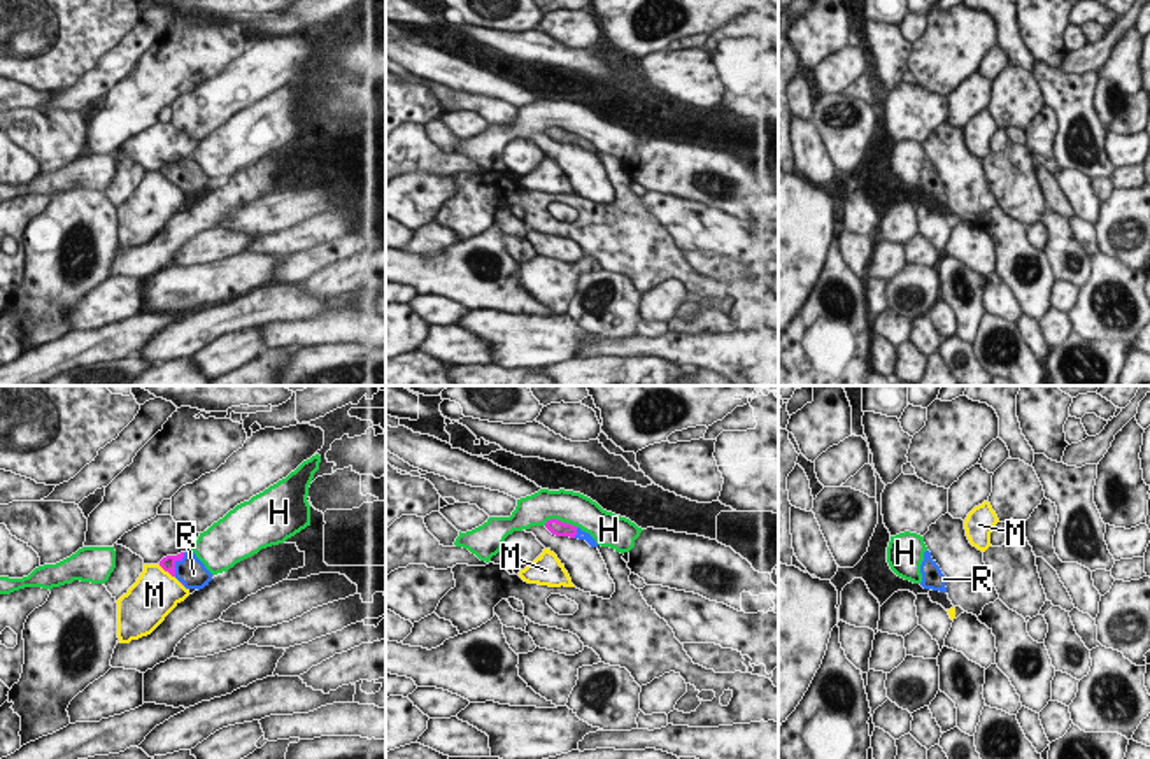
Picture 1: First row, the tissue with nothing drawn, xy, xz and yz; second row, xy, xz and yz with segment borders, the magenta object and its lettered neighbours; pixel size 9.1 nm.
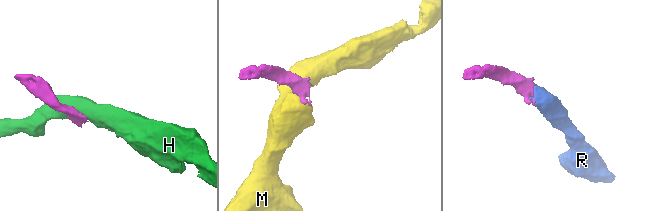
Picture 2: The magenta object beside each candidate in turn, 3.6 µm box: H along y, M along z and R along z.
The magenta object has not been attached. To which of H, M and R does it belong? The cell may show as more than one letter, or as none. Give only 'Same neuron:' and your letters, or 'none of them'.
Same neuron: R.

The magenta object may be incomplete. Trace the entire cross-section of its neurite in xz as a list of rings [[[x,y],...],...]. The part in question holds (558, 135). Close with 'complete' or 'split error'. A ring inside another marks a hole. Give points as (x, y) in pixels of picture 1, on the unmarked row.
[[[550,126],[545,130],[545,135],[556,144],[570,144],[570,145],[586,147],[591,154],[598,154],[596,147],[577,133],[561,130],[557,126]]] | split error

